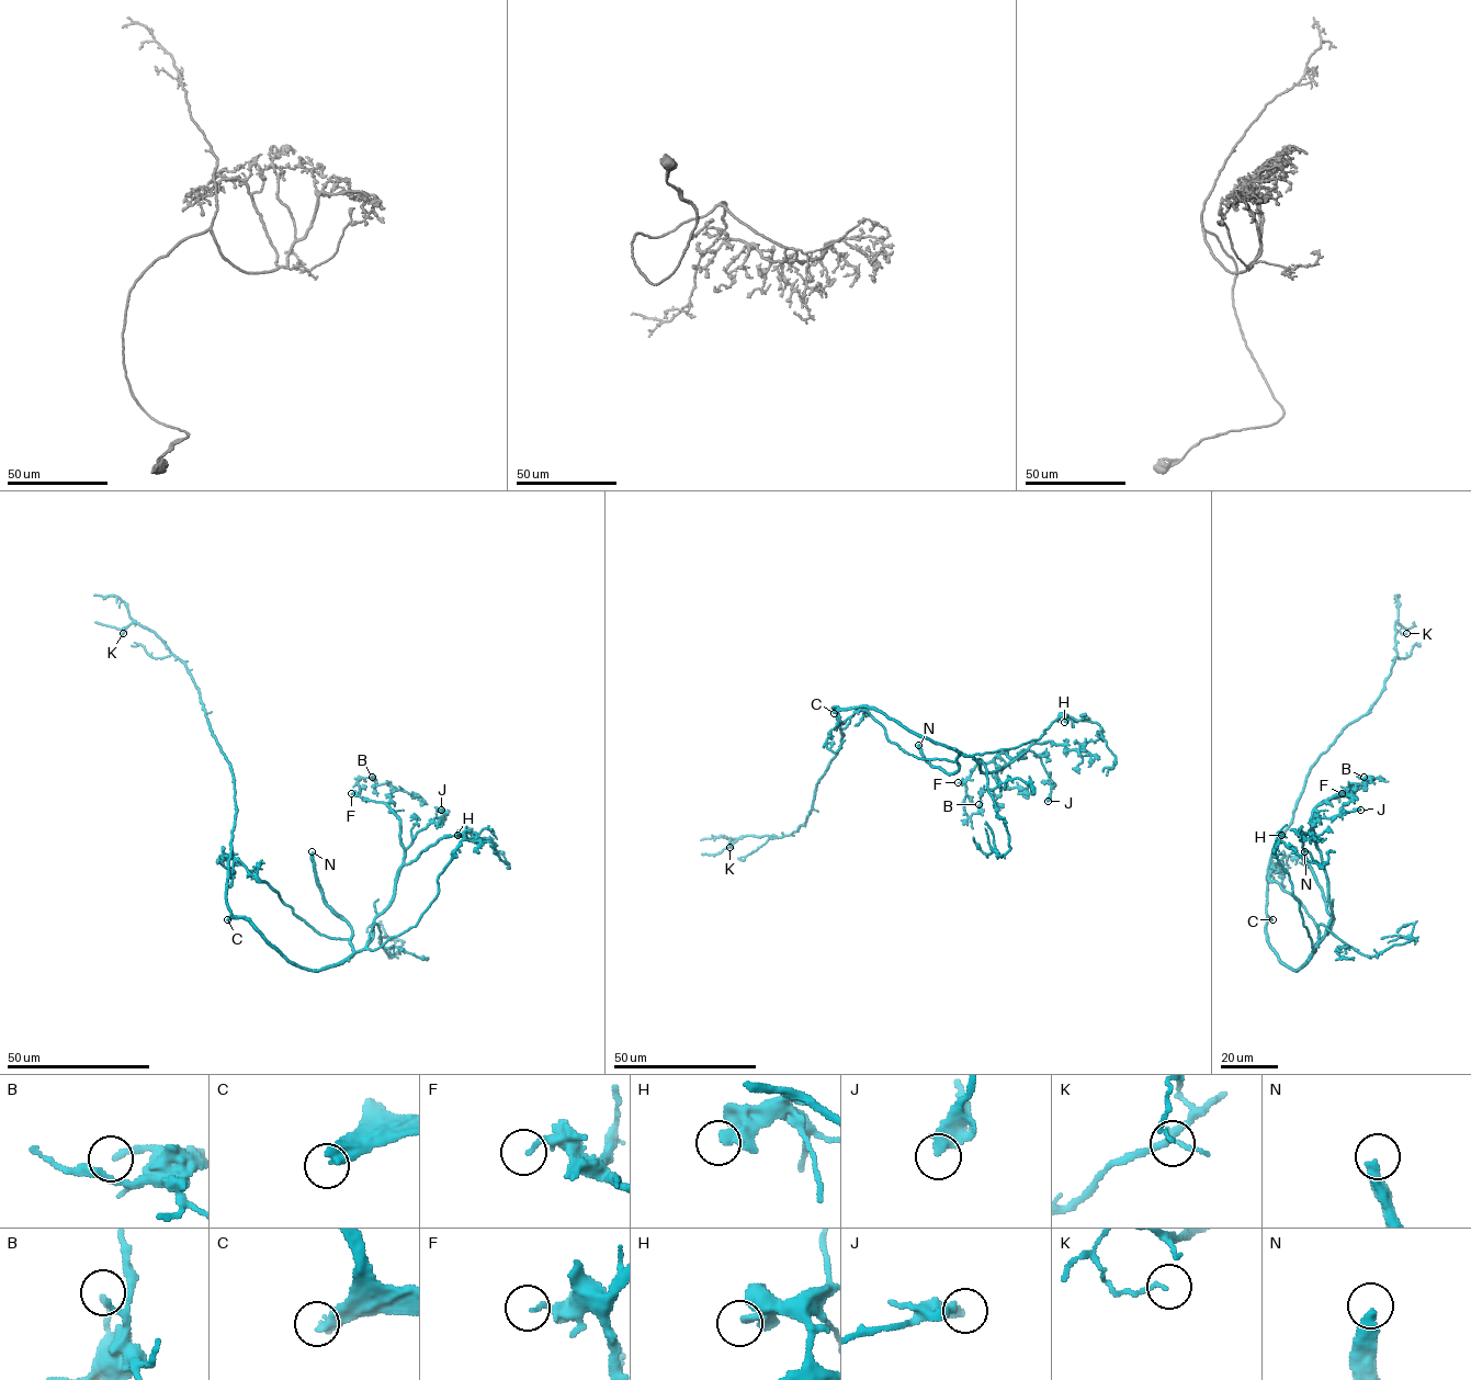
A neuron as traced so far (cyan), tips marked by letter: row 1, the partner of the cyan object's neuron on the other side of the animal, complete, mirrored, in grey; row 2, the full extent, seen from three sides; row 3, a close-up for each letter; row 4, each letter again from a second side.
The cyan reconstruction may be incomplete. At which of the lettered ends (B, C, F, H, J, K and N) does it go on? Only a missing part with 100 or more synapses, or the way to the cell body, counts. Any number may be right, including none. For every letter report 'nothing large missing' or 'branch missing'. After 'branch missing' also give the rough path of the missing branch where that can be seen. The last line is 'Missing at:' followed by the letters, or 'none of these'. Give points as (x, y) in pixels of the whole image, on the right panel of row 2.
B: nothing large missing
C: branch missing
F: nothing large missing
H: nothing large missing
J: nothing large missing
K: nothing large missing
N: branch missing; course (1304, 851), (1300, 841), (1300, 848), (1324, 875), (1335, 926), (1368, 952), (1414, 935), (1404, 914), (1412, 901)
Missing at: C, N

